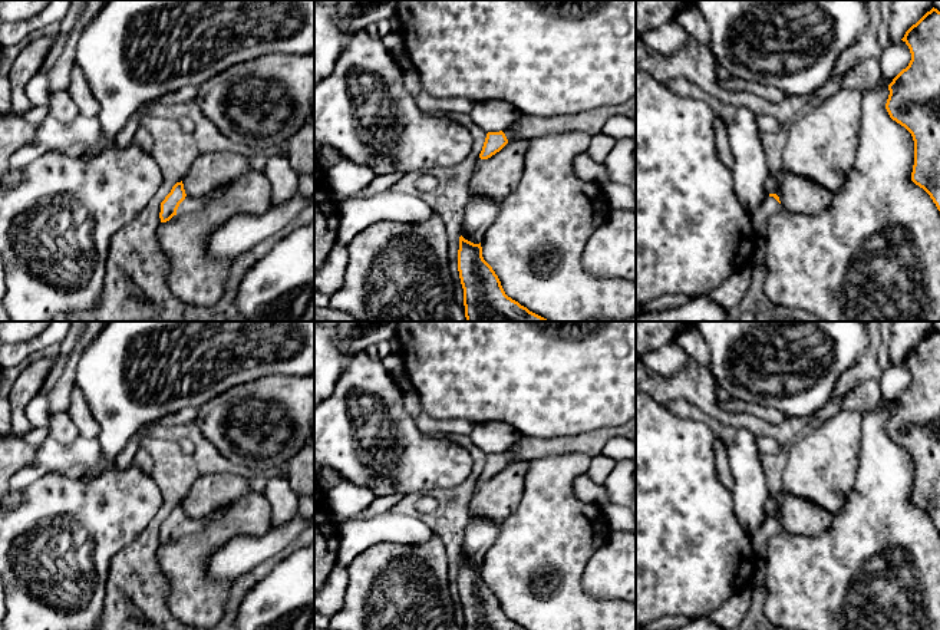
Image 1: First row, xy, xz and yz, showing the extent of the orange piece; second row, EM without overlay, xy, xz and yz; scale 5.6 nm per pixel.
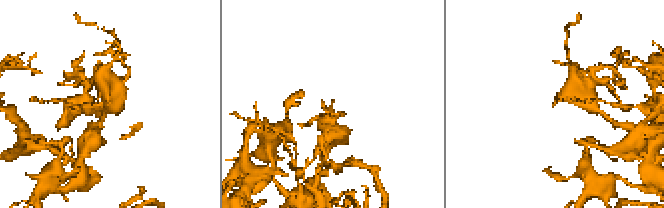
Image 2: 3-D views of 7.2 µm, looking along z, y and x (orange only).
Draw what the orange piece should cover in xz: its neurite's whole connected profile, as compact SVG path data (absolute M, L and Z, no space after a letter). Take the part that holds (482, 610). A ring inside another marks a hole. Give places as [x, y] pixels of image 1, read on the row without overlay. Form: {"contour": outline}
{"contour": "M459 558L458 593L465 630L527 630L508 619L492 588L482 578L482 568Z"}

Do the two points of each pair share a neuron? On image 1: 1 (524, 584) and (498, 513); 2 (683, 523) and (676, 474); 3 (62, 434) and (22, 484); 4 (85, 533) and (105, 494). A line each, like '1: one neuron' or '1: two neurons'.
1: two neurons
2: one neuron
3: two neurons
4: one neuron

